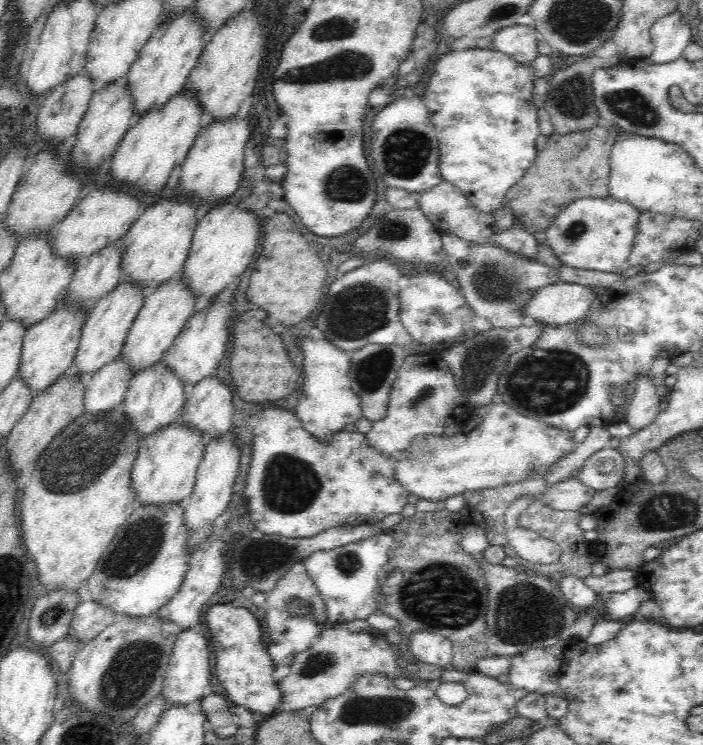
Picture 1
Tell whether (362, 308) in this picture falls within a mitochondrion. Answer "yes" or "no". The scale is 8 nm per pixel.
yes

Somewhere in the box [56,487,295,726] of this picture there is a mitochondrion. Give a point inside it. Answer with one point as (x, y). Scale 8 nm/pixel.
(126, 682)

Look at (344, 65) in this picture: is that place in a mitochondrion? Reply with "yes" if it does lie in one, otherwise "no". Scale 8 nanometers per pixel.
yes

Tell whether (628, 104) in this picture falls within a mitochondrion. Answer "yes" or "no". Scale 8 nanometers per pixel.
yes

